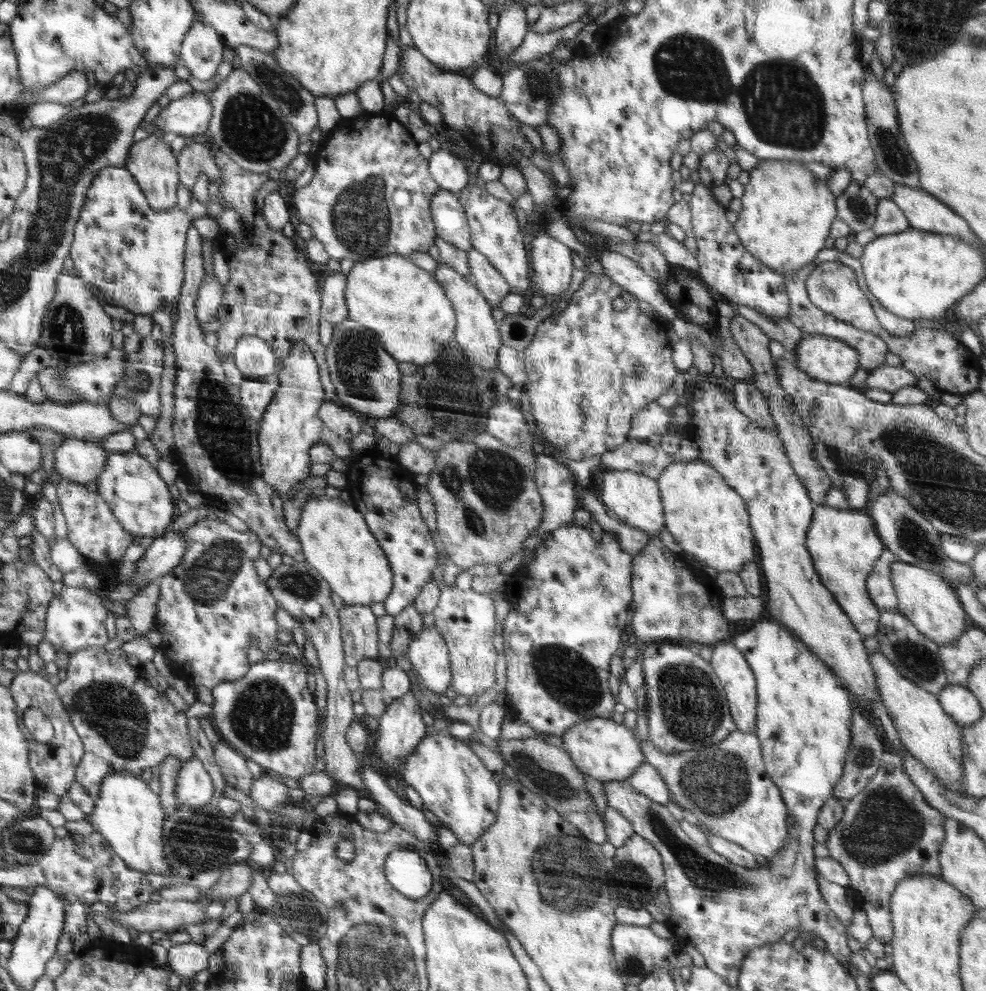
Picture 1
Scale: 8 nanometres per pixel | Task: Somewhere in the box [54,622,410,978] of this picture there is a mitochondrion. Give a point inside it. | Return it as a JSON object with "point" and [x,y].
{"point":[113,712]}

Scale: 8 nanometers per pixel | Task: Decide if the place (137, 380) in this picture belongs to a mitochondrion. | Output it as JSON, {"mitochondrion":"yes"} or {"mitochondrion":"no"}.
{"mitochondrion":"yes"}

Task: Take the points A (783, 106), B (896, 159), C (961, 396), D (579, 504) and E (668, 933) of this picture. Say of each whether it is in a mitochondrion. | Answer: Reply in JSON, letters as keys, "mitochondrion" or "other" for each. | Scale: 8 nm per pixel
{"A":"mitochondrion","B":"mitochondrion","C":"other","D":"other","E":"other"}

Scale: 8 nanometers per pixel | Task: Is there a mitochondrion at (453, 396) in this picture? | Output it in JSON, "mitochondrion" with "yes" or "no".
{"mitochondrion":"yes"}

